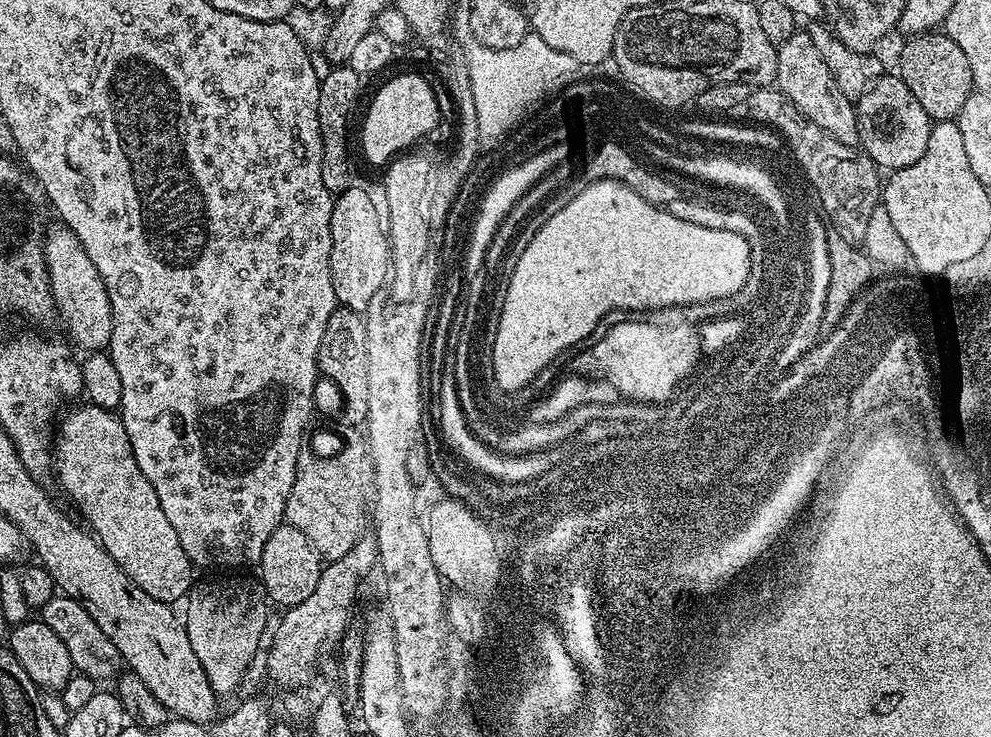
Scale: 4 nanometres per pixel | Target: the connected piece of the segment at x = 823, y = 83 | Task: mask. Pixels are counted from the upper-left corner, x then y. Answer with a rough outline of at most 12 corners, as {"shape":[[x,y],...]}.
{"shape":[[814,38],[777,47],[775,85],[807,120],[857,143],[857,109]]}

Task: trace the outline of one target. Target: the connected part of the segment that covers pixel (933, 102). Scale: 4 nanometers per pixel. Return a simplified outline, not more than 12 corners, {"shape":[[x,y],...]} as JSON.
{"shape":[[943,30],[908,36],[898,75],[931,121],[974,91],[966,53]]}

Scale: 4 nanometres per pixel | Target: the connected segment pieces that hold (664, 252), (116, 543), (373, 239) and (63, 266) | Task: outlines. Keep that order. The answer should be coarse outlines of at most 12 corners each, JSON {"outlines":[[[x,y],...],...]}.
{"outlines":[[[581,187],[526,246],[493,346],[522,390],[615,308],[742,290],[743,231]],[[119,415],[55,429],[54,476],[106,554],[169,606],[194,565]],[[364,188],[335,197],[330,278],[365,313],[390,271],[390,237]],[[44,233],[50,290],[67,339],[107,349],[112,307],[82,242]]]}

